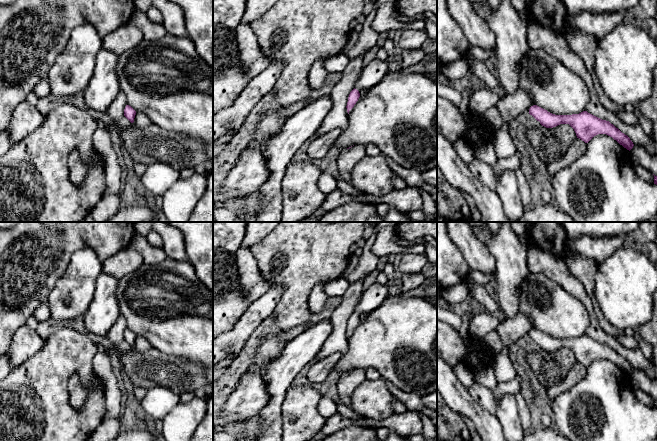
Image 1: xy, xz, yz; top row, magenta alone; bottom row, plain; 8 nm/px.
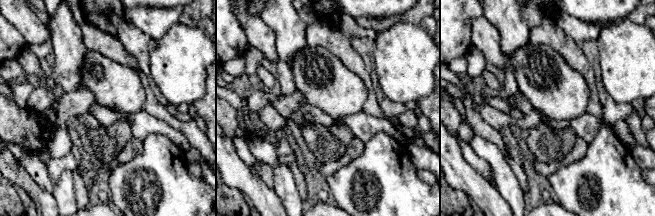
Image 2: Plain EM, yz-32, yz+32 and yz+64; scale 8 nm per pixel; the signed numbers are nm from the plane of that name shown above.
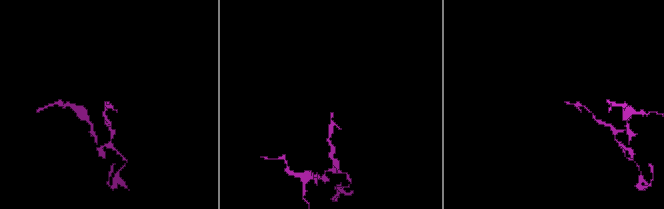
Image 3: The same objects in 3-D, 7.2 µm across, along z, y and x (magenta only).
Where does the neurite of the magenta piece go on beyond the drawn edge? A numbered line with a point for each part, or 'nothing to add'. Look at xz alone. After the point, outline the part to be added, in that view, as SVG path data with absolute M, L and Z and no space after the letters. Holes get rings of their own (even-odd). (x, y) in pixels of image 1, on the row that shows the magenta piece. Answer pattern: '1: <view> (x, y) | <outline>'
1: xz (372, 73) | M374 58L363 66L361 75L355 84L355 89L368 90L377 85L389 72L390 67L386 61Z

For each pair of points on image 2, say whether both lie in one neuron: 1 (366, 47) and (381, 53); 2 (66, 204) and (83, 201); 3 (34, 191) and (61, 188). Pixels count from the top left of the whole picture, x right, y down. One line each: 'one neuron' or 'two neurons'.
1: two neurons
2: two neurons
3: two neurons

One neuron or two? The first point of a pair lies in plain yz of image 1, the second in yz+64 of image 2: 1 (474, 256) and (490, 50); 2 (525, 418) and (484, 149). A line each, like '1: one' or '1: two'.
1: one
2: two

